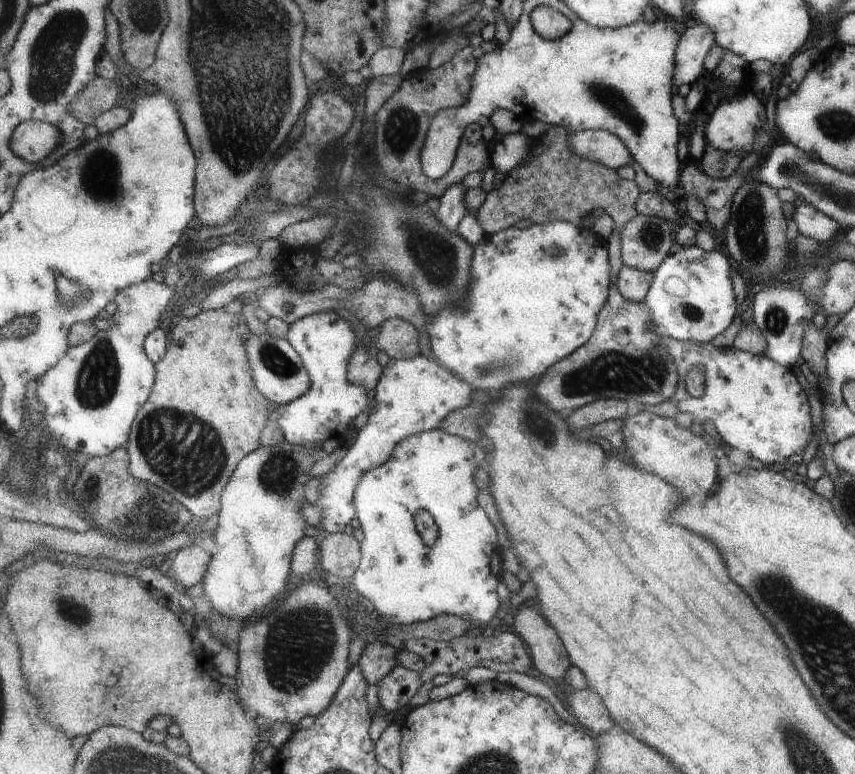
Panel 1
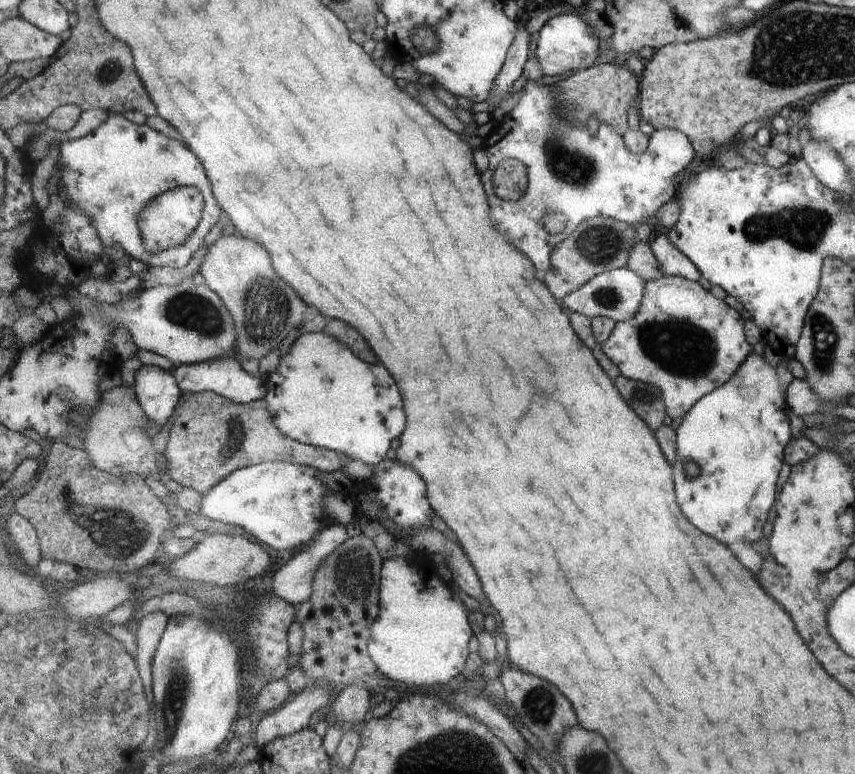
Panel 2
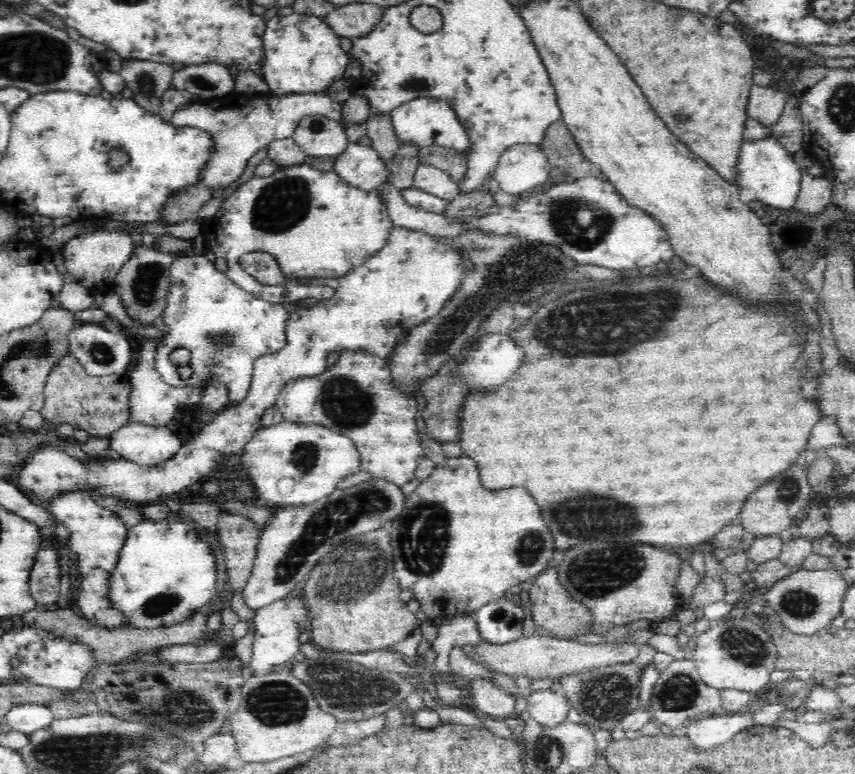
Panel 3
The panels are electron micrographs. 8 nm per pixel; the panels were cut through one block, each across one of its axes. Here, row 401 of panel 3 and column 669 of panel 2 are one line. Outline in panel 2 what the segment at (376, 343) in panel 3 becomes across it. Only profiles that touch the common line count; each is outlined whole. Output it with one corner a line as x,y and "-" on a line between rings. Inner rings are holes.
659,233
659,236
650,244
653,254
666,276
677,276
689,278
697,282
700,277
700,271
692,259
687,258
677,246
673,246
667,240
667,234

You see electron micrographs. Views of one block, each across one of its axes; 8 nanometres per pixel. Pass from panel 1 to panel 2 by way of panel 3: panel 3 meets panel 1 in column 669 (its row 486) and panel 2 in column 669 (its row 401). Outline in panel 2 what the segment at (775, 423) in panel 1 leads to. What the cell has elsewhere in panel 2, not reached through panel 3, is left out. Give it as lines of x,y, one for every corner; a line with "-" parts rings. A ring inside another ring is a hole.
664,276
645,281
645,298
635,318
618,322
611,338
602,344
604,354
617,366
620,374
656,386
663,391
663,402
671,419
685,418
702,396
723,386
748,357
749,346
741,330
739,313
723,300
713,298
701,285
689,278

